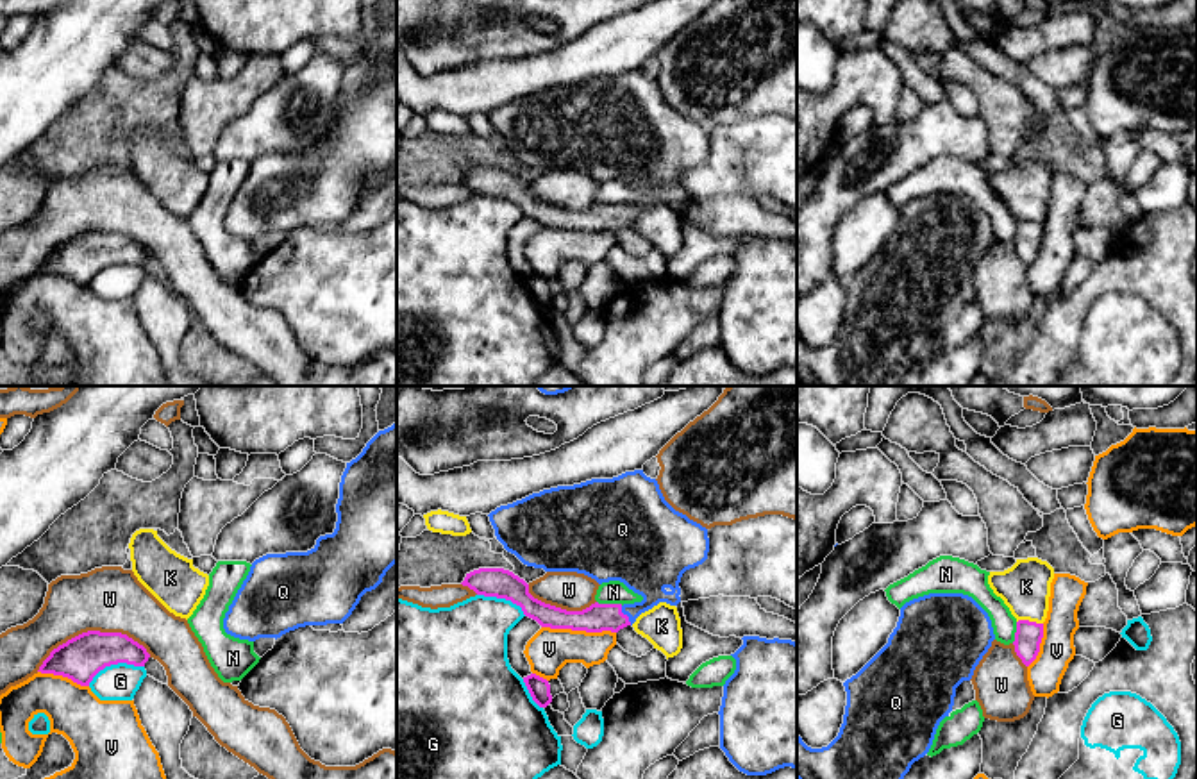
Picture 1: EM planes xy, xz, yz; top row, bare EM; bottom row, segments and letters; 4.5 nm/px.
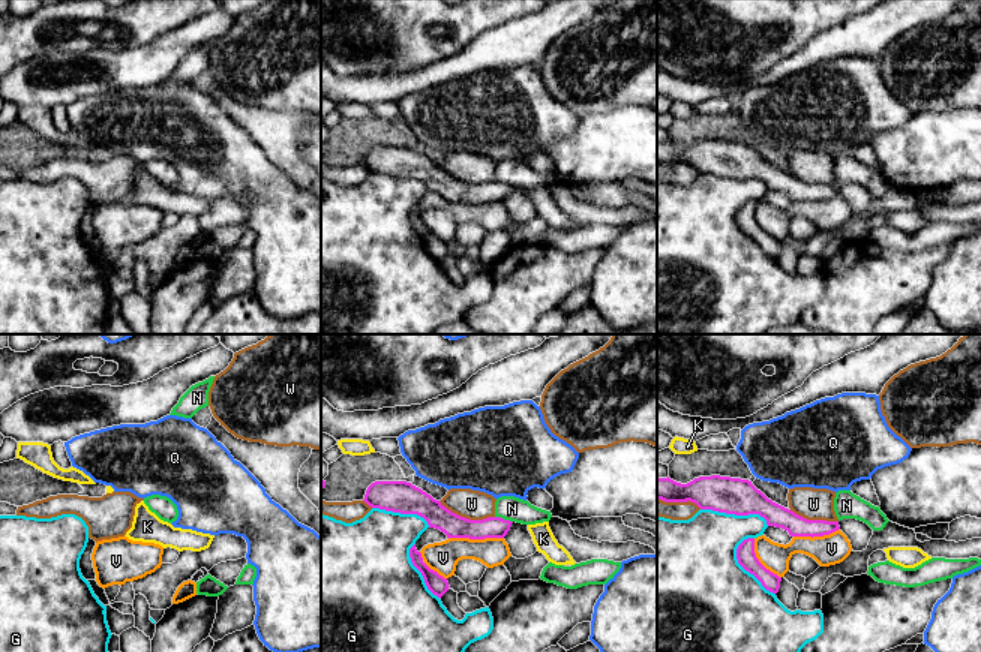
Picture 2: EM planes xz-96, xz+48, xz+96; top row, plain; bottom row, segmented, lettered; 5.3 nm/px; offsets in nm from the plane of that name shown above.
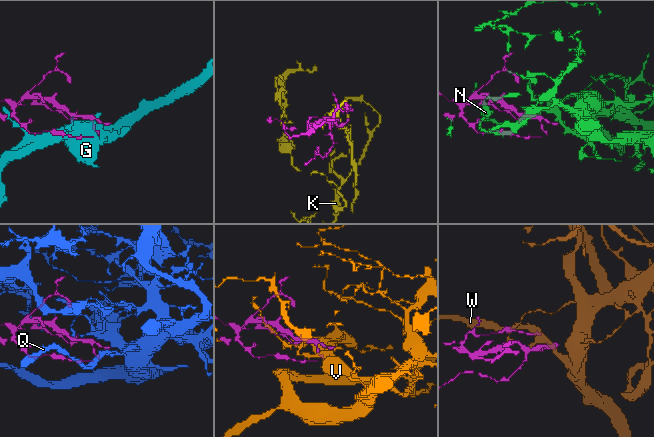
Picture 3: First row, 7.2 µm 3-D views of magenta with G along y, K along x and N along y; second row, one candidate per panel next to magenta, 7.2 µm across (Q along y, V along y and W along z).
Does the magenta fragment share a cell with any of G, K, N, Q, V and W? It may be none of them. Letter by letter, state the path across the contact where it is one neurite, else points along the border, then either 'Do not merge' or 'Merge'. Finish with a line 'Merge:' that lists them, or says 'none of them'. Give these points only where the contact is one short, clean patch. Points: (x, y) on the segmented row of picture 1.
G: Do not merge
K: Do not merge
N: Do not merge
Q: Path across: xz (599, 617), (626, 615), (645, 601), (645, 563). Merge
V: Do not merge
W: Do not merge
Merge: Q

